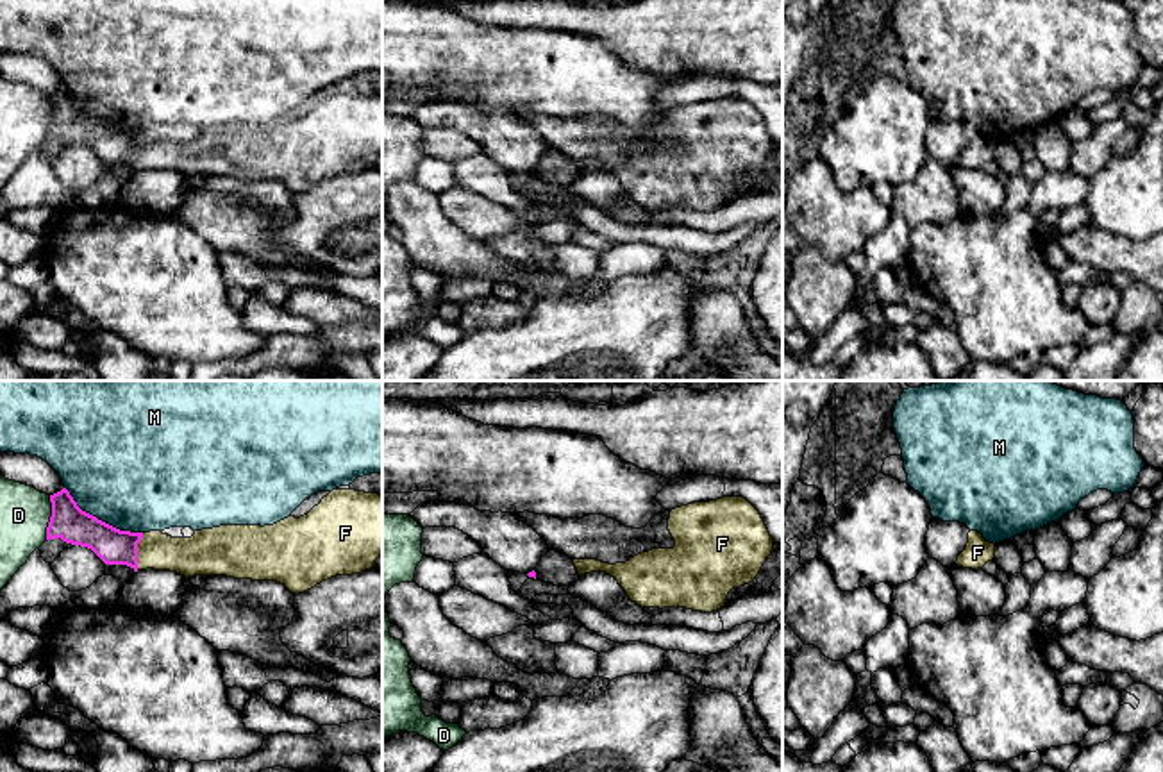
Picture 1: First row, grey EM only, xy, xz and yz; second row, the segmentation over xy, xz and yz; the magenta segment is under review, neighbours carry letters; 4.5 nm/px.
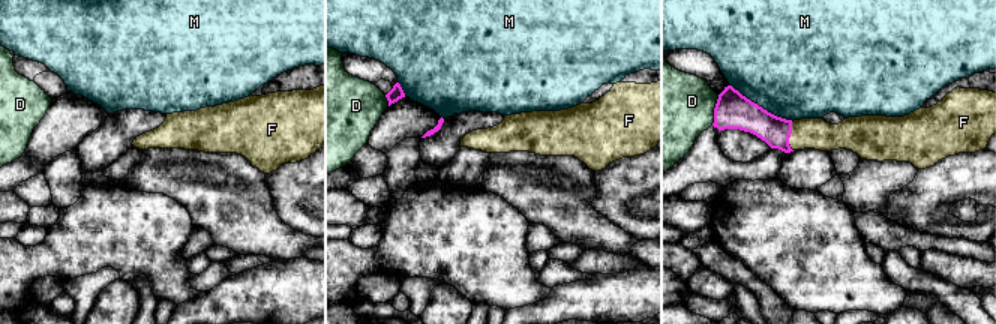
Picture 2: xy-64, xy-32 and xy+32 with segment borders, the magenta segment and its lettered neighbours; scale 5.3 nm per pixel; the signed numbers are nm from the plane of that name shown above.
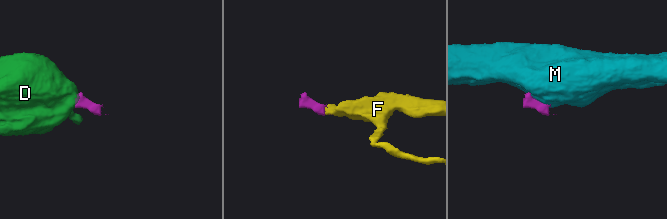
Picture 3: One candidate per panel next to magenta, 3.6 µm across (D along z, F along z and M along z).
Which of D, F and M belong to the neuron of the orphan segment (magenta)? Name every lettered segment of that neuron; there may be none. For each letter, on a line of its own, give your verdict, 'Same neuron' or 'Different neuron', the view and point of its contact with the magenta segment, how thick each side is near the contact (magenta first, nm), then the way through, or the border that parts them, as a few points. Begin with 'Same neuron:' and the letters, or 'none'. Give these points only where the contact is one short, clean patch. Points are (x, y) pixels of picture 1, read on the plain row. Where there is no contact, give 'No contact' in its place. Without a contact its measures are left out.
Same neuron: F
D: Different neuron. Touches magenta at xy (50, 117). Thickness 160 nm (magenta) against 220 nm. Boundary: xy (50, 95), (50, 120), (45, 138)
F: Same neuron. Touches magenta at xy (136, 151). Thickness 160 nm (magenta) against 180 nm. Path across: xy (115, 147), (136, 151), (192, 156)
M: Different neuron. Touches magenta at xy (100, 120). Thickness 160 nm (magenta) against 500 nm. Boundary: xy (65, 86), (83, 109), (120, 129), (142, 133)

